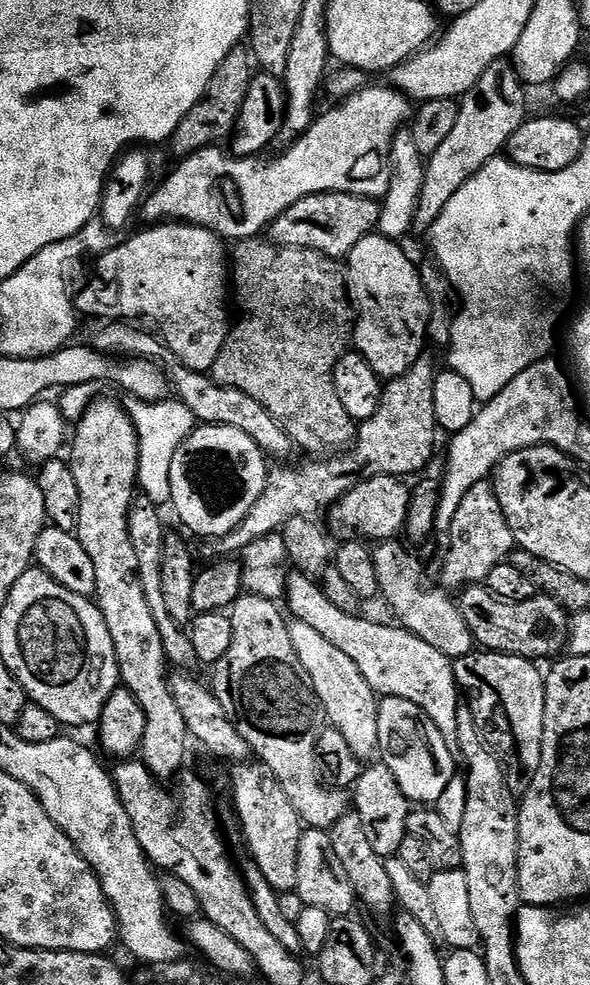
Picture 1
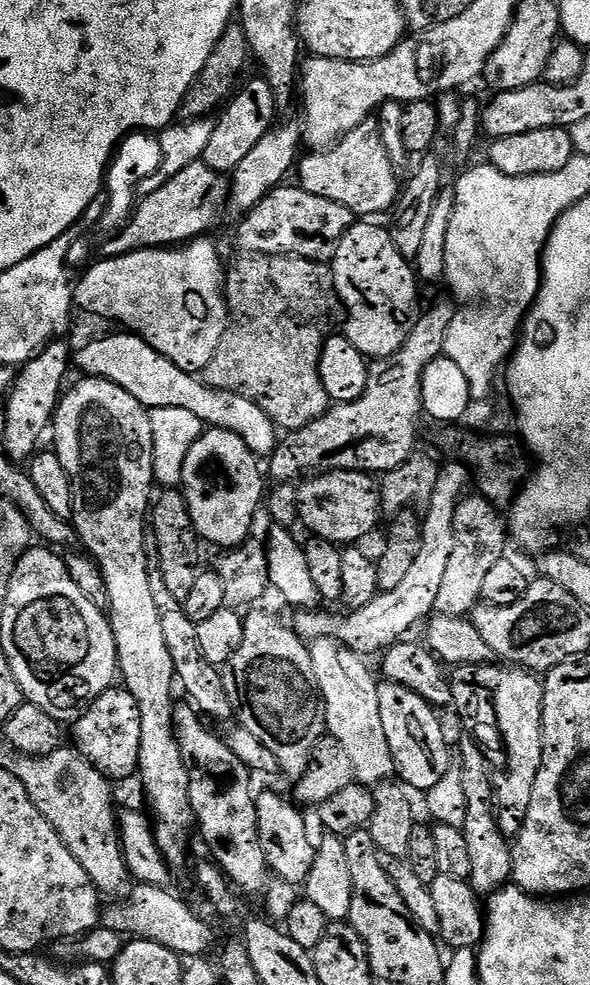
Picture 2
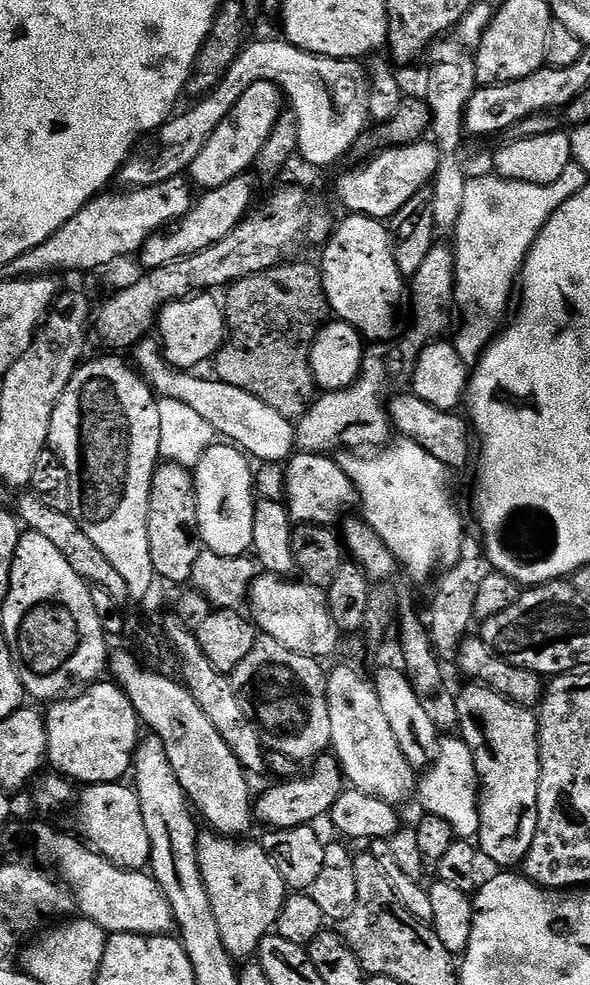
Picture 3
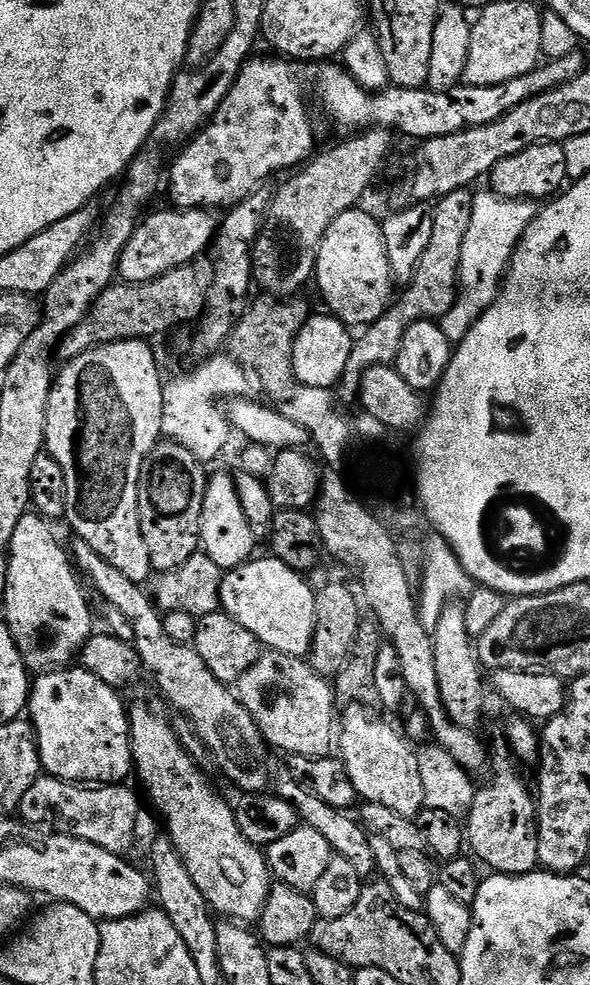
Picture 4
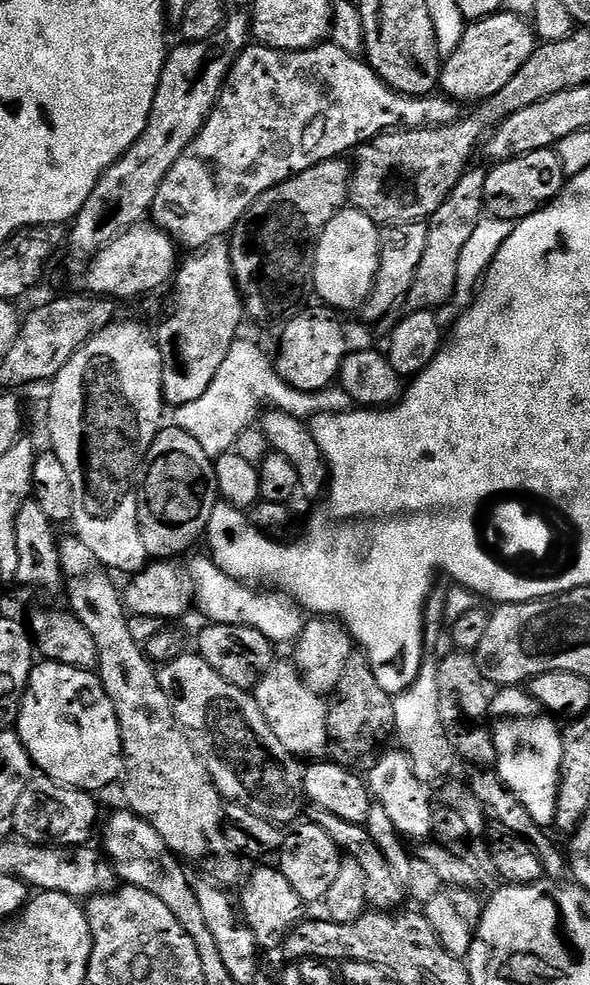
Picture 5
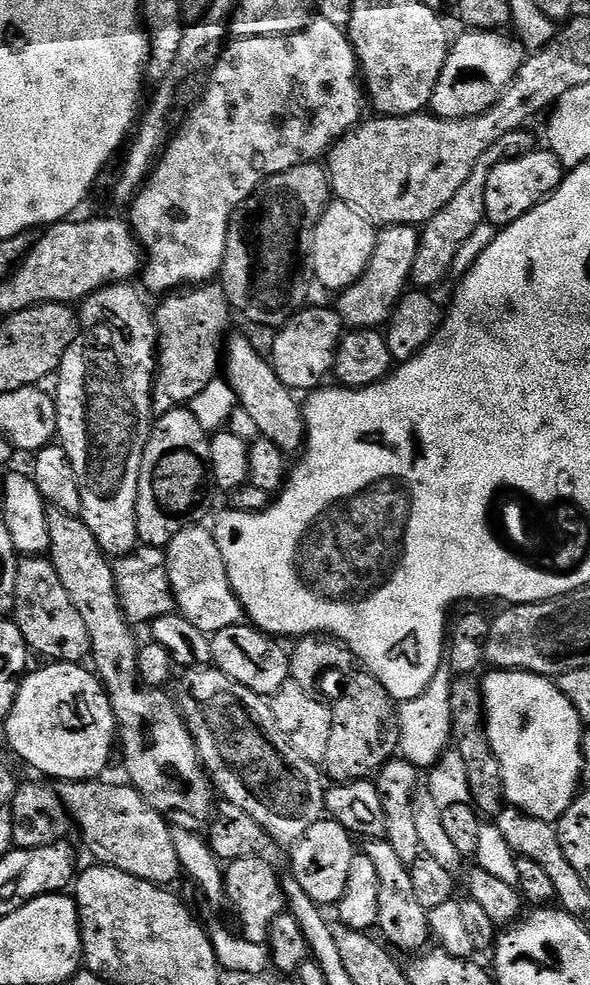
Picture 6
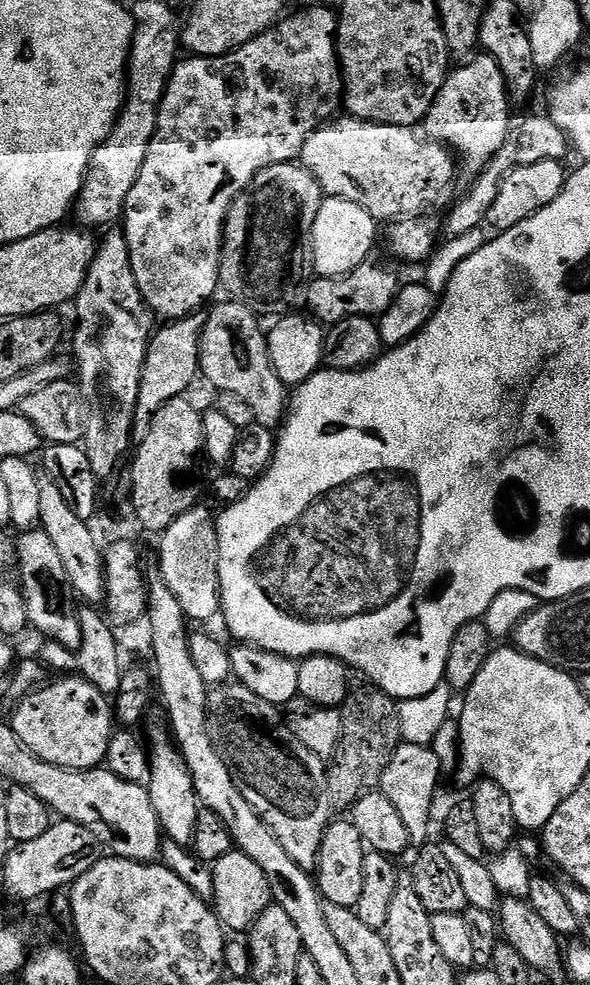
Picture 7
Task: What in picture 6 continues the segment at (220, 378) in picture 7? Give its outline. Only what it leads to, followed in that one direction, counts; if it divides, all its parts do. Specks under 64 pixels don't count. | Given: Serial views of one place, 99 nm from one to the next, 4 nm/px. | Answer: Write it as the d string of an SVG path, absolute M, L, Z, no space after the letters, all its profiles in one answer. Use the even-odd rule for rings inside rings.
M229 335L226 340L226 359L222 364L228 385L234 390L236 403L251 414L258 426L261 437L274 446L278 446L286 454L299 453L306 443L306 429L302 404L287 388L272 369L271 363L252 345L248 336Z

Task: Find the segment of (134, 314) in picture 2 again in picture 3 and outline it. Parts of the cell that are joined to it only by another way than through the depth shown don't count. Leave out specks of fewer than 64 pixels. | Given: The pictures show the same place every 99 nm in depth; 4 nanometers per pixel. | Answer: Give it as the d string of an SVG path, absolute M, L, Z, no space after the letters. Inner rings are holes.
M201 294L192 297L191 300L178 300L170 304L160 313L158 321L158 340L162 345L162 353L165 361L177 370L196 370L199 364L204 364L213 359L226 339L226 312L215 300L215 295Z

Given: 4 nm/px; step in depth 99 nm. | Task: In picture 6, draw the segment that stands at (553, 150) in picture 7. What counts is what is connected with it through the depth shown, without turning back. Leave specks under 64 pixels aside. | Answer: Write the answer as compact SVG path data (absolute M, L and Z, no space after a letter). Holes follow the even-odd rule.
M521 130L502 134L502 138L498 138L498 142L494 142L494 146L490 146L490 150L486 150L486 154L478 158L478 166L474 166L474 170L470 170L470 178L462 182L462 190L458 190L458 194L454 194L454 198L450 198L450 202L442 206L442 210L438 210L438 214L434 214L434 218L430 218L428 223L423 225L418 258L414 258L411 278L411 283L417 289L436 290L432 288L438 287L444 279L452 276L454 258L458 258L462 242L466 242L466 238L470 238L470 234L474 234L474 230L478 230L478 226L485 223L484 191L490 172L502 162L525 156L537 151L537 148L535 138L528 130Z

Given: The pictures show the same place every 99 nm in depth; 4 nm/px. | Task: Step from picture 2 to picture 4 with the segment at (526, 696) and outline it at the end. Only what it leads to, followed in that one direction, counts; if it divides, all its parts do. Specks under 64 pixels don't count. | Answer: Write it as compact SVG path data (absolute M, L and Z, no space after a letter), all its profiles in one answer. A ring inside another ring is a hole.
M500 772L485 788L475 789L472 808L466 815L466 844L481 865L502 876L521 876L537 871L538 800L516 772Z

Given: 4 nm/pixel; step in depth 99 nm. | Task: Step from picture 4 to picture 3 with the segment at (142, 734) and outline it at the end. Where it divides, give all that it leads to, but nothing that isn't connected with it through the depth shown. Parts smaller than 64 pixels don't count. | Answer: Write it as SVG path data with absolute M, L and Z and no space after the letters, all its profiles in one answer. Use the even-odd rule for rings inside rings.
M204 830L197 835L196 849L198 850L198 870L202 874L202 882L206 886L206 894L210 894L210 910L214 910L214 918L218 921L218 931L222 934L222 946L226 946L226 950L232 955L232 959L237 962L248 962L257 955L260 943L263 939L275 929L278 922L278 914L282 914L282 906L284 899L290 894L290 889L284 883L282 874L278 874L278 866L274 866L274 862L266 854L263 843L256 842L256 844L244 844L248 842L241 842L236 838L229 838L226 836L218 836L211 830Z

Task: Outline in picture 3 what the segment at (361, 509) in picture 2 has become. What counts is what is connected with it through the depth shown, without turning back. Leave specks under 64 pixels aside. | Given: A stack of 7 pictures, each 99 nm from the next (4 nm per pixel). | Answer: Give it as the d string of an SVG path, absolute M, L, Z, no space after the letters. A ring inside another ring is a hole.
M297 451L284 464L284 473L286 474L284 500L286 501L288 513L290 513L296 524L322 524L332 526L335 525L334 522L336 519L339 521L345 515L343 512L347 508L352 508L355 505L357 507L358 497L354 482L350 482L350 478L346 478L346 474L336 465L335 459L331 455L318 452Z

